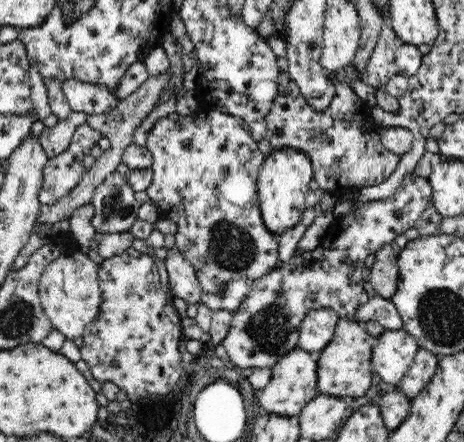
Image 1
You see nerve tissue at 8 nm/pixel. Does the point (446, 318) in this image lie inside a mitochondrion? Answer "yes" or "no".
yes

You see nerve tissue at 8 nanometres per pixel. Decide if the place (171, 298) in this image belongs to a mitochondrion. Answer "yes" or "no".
no

